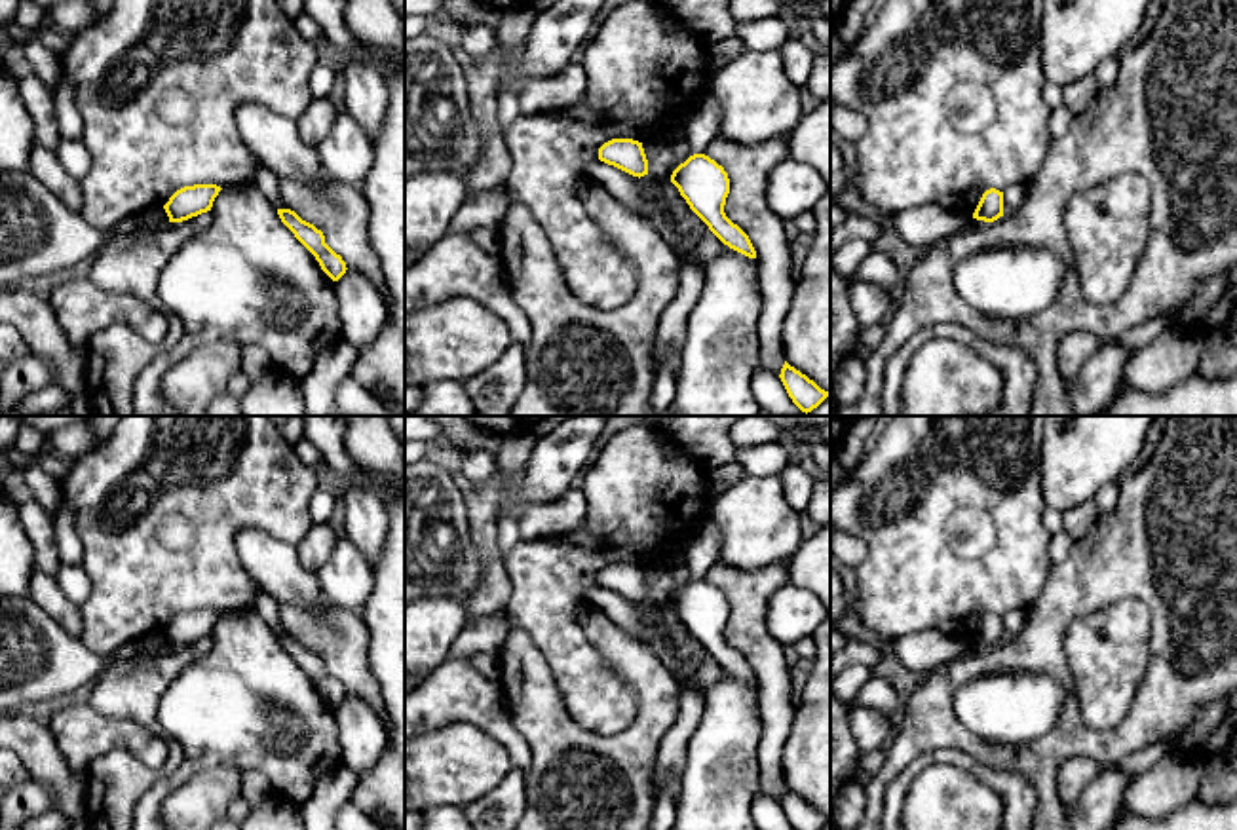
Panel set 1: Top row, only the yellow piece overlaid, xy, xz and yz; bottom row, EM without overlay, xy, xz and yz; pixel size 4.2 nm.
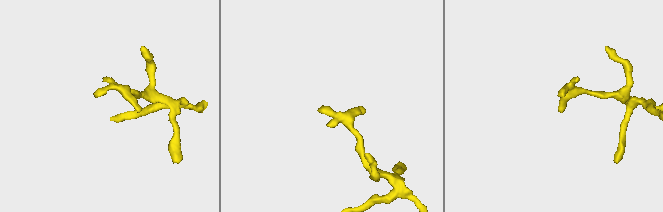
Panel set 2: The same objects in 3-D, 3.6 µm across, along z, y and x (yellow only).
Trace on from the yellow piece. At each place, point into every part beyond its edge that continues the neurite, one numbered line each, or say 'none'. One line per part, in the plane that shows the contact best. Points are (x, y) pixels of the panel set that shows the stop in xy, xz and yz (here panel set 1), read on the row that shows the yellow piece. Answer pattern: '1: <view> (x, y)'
none

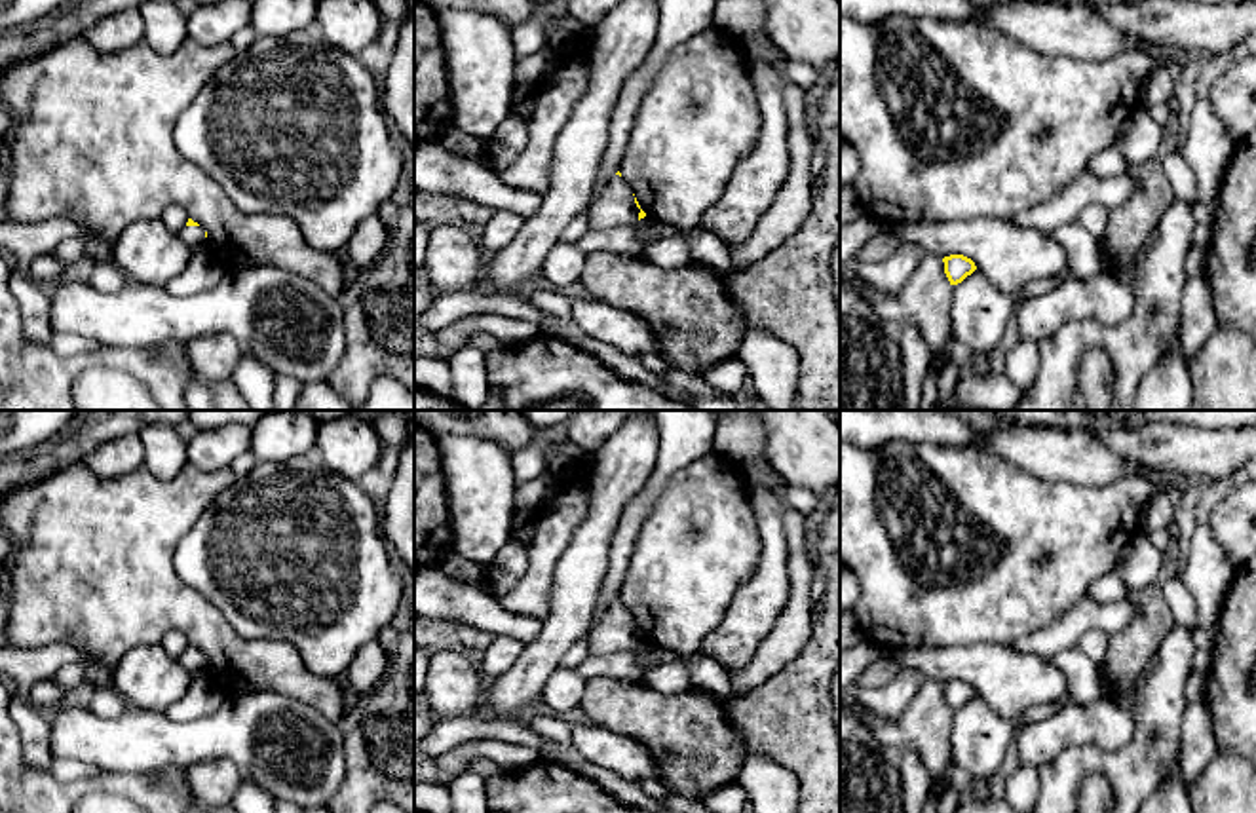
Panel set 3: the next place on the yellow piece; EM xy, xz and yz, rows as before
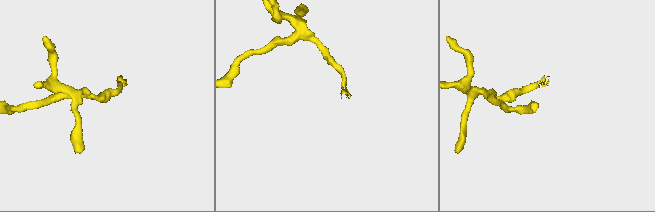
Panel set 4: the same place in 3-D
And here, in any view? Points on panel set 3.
1: xz (616, 207)

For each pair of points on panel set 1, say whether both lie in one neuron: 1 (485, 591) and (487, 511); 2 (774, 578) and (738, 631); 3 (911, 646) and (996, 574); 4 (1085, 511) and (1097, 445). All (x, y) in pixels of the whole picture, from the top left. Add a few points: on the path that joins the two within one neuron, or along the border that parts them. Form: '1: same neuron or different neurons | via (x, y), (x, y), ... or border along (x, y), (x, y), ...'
1: same neuron | via (489, 572), (487, 530)
2: same neuron | via (761, 591), (747, 604), (745, 618)
3: different neurons | border along (895, 639), (907, 633), (943, 629), (970, 642)
4: different neurons | border along (1091, 498), (1063, 513)

